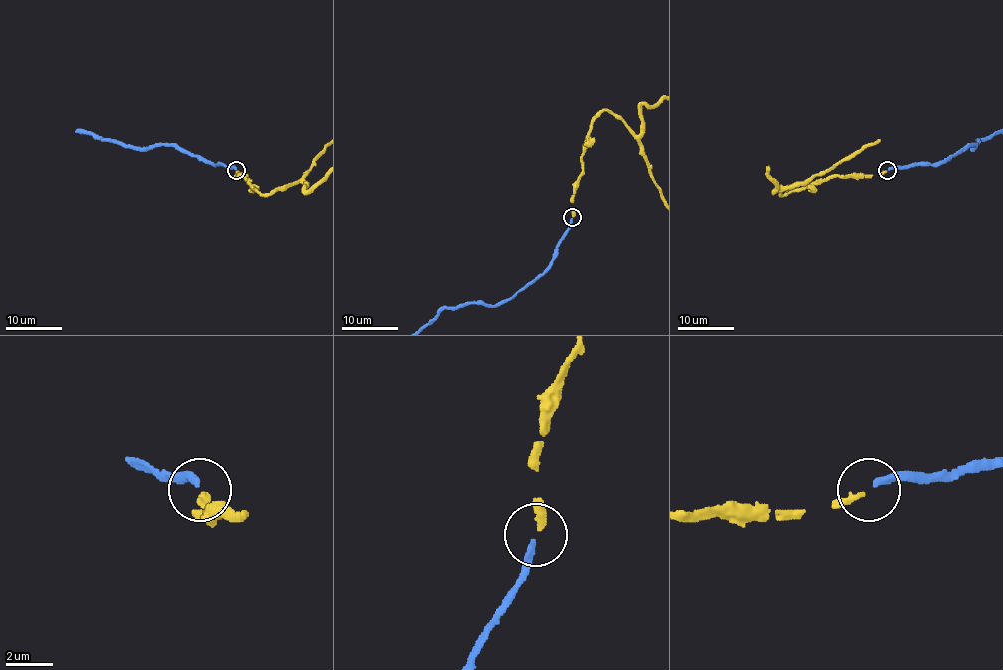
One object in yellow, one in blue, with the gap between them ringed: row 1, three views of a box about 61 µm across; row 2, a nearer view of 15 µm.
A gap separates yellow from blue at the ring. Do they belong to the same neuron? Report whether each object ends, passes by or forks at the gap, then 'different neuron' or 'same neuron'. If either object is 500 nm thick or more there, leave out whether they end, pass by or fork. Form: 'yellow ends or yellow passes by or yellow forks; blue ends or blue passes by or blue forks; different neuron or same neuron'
yellow ends; blue ends; same neuron

